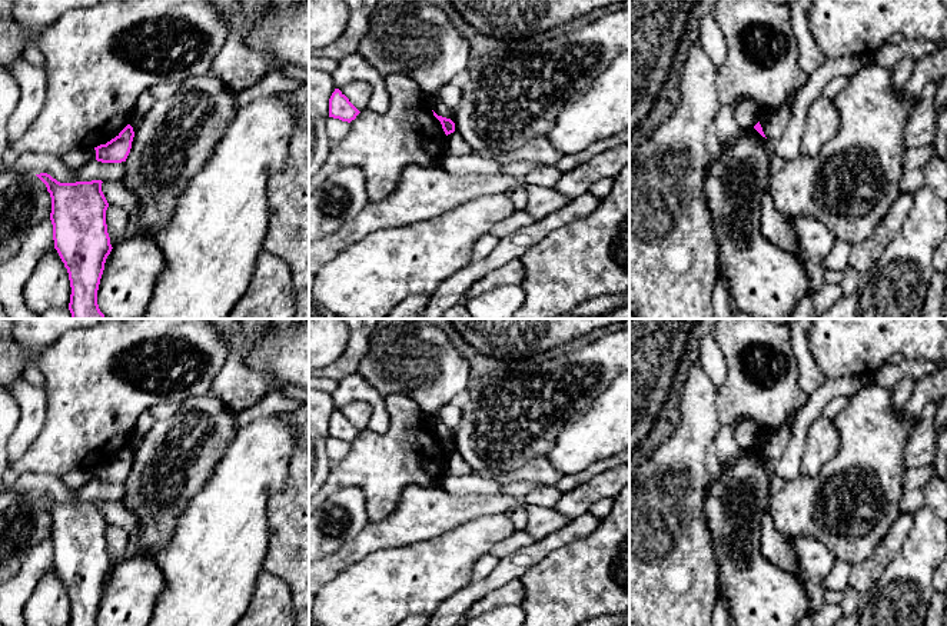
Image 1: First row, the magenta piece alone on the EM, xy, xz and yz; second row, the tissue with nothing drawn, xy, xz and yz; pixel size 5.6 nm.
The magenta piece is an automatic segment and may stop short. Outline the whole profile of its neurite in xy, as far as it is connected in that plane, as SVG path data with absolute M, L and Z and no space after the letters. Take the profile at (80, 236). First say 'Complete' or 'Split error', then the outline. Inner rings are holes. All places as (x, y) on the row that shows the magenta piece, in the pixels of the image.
Complete. M47 173L36 174L51 197L50 220L54 249L69 273L72 294L69 310L72 319L106 319L97 304L97 290L104 263L112 252L106 224L109 203L102 192L102 180L60 183Z

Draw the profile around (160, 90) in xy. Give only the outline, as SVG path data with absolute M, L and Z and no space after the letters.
M157 83L147 91L154 100L173 96L180 89L180 83Z

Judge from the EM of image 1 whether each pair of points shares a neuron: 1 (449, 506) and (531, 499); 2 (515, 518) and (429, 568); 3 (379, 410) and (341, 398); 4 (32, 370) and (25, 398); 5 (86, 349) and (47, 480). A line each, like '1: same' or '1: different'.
1: different
2: different
3: same
4: different
5: different

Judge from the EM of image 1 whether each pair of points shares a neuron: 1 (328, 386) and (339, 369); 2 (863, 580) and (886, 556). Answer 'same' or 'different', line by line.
1: different
2: same

